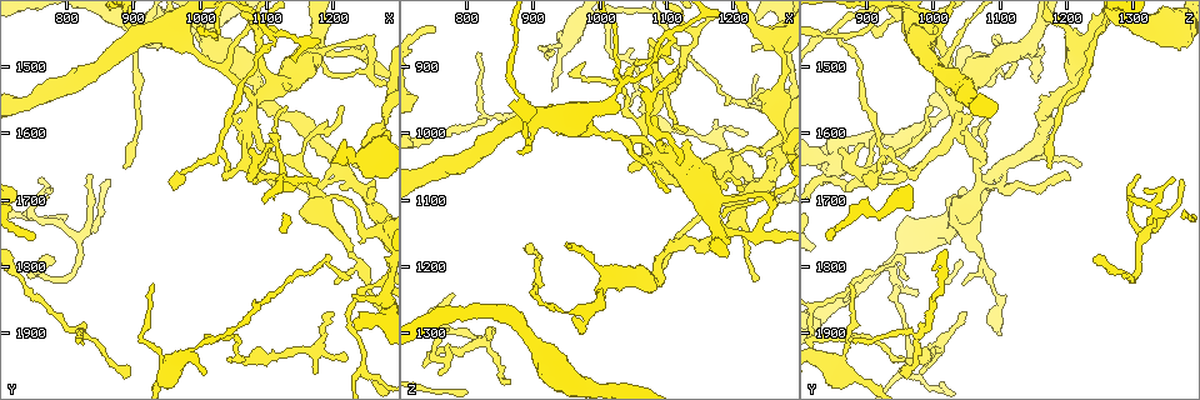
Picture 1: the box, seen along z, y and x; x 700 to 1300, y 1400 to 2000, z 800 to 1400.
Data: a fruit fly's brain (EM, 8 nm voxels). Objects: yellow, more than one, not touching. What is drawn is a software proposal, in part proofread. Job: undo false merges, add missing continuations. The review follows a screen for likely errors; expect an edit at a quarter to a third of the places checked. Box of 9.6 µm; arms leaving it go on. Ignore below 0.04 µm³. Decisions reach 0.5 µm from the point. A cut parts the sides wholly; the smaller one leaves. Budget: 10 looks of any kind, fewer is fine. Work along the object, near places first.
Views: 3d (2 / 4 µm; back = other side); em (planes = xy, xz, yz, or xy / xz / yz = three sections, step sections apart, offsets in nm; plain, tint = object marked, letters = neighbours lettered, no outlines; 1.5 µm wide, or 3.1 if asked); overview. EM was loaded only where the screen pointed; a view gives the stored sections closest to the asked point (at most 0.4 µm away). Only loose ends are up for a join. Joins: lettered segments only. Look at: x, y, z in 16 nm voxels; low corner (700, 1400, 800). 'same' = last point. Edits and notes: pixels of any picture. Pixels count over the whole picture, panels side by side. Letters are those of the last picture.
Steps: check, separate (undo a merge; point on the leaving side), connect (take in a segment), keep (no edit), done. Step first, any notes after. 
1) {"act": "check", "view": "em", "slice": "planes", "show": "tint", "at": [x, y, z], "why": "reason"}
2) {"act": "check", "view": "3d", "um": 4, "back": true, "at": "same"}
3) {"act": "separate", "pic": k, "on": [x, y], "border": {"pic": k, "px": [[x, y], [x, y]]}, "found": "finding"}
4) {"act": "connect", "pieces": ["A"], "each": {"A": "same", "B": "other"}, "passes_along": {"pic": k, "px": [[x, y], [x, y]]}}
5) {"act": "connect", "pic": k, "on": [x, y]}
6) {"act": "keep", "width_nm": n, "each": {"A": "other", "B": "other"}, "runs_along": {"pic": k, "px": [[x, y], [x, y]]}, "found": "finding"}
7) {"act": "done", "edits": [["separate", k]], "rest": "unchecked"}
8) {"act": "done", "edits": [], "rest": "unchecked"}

{"act": "check", "view": "em", "slice": "xy", "step": 4, "show": "tint", "at": [930, 1825, 875], "why": "thin end"}

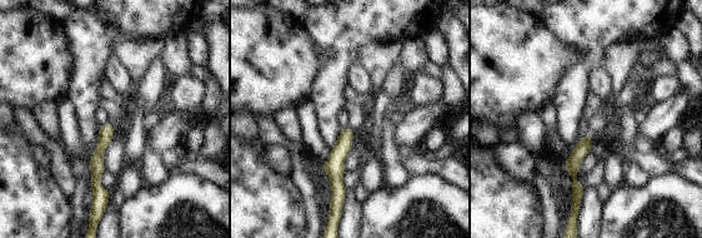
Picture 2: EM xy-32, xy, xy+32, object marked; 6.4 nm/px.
{"act": "check", "view": "em", "slice": "planes", "show": "letters", "at": "same"}

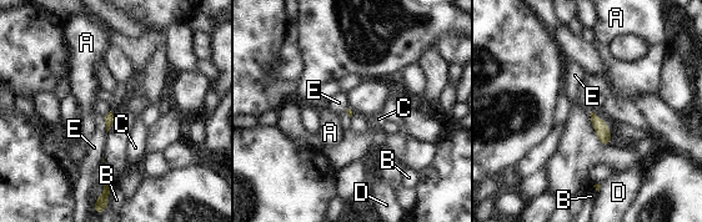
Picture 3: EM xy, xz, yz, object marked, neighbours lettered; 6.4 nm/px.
{"act": "keep", "each": {"A": "other", "B": "other", "C": "other", "D": "other", "E": "other"}, "border": {"pic": 3, "px": [[104, 116], [106, 134]]}, "found": "no lettered segment goes on from it"}

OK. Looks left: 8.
{"act": "check", "view": "em", "slice": "planes", "show": "letters", "at": [1030, 1635, 935], "why": "abrupt turn"}

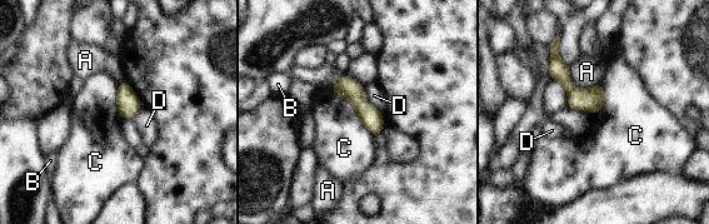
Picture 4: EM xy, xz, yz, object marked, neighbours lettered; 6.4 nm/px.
{"act": "keep", "each": {"A": "other", "B": "other", "C": "other", "D": "other"}, "runs_along": {"pic": 4, "px": [[553, 59], [565, 81], [600, 106]]}, "found": "continuous, no second neuron"}

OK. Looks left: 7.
{"act": "check", "view": "3d", "um": 2, "at": [1170, 1960, 985], "why": "free end"}

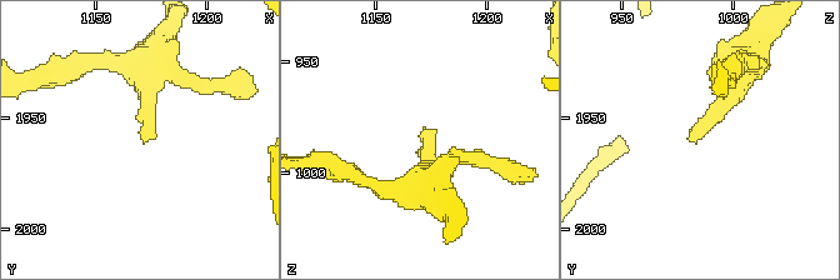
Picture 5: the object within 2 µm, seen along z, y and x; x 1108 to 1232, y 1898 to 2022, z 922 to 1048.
{"act": "check", "view": "em", "slice": "planes", "show": "tint", "at": [1171, 1960, 981]}

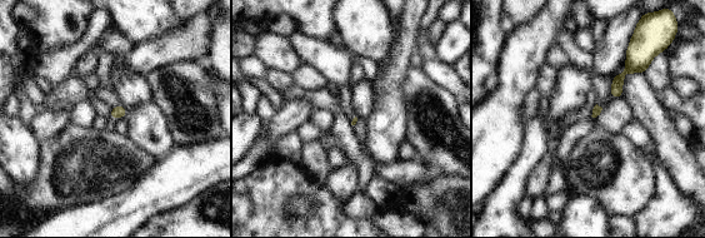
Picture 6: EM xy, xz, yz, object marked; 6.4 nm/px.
{"act": "check", "view": "em", "slice": "planes", "show": "letters", "at": "same", "why": "what lies round it"}

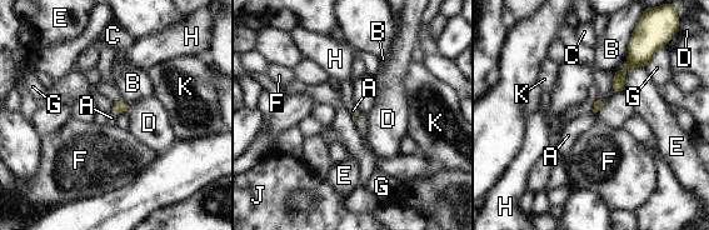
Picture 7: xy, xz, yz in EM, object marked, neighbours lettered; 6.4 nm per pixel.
{"act": "connect", "pic": 7, "on": [111, 118], "each": {"A": "same", "B": "other", "C": "other", "D": "other", "E": "other", "F": "other", "G": "other", "H": "other", "J": "other", "K": "other"}, "passes_along": {"pic": 7, "px": [[121, 105], [114, 113], [111, 118]]}, "found": "it goes on there"}

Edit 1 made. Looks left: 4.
{"act": "done", "edits": [["connect", 7]], "rest": "unchecked"}

